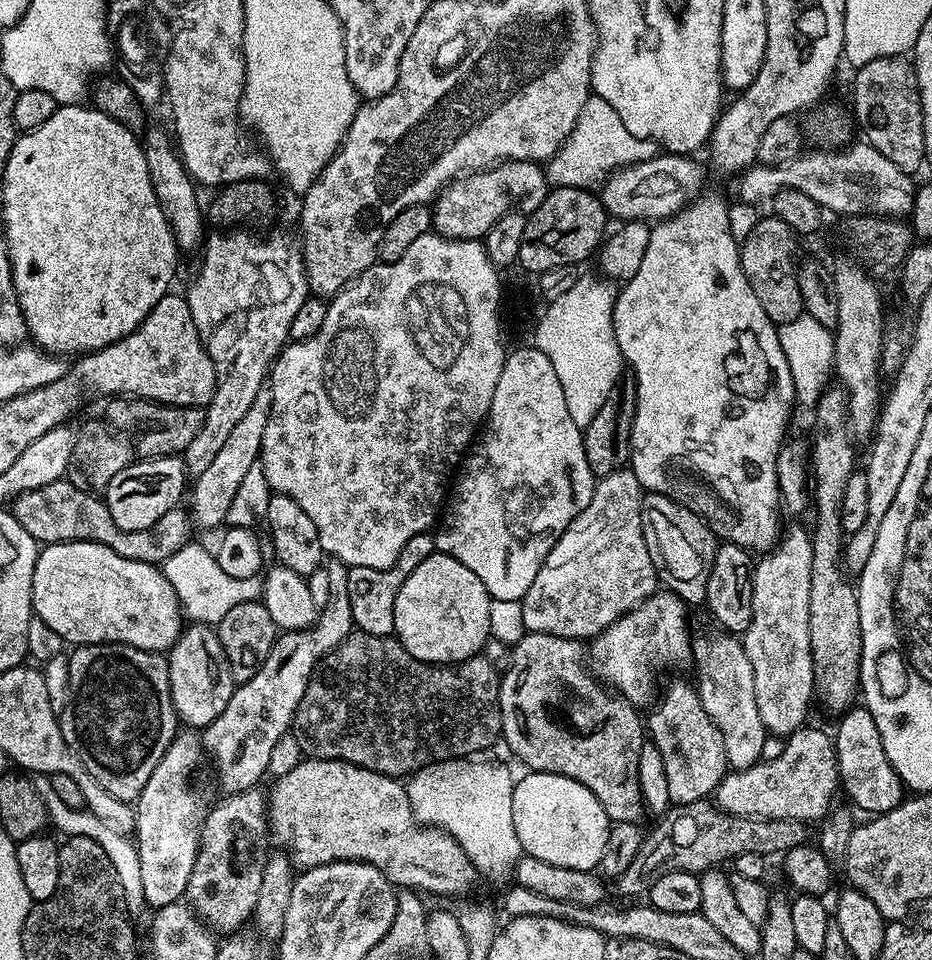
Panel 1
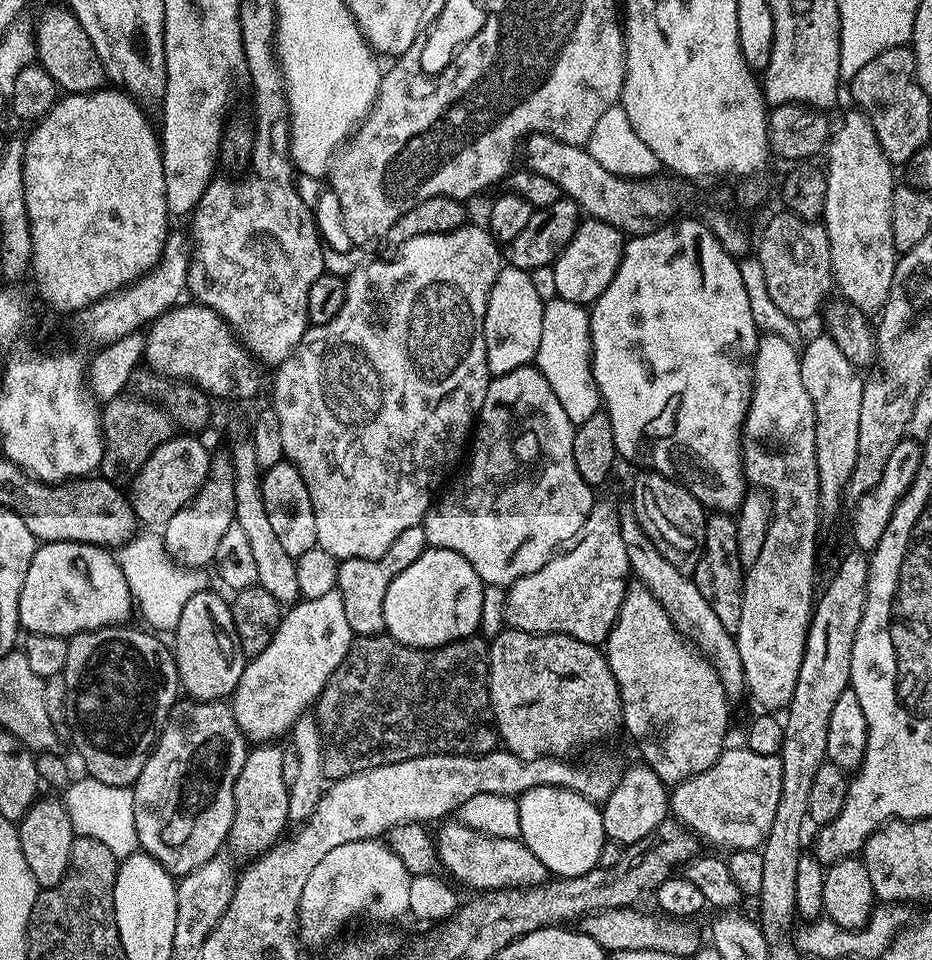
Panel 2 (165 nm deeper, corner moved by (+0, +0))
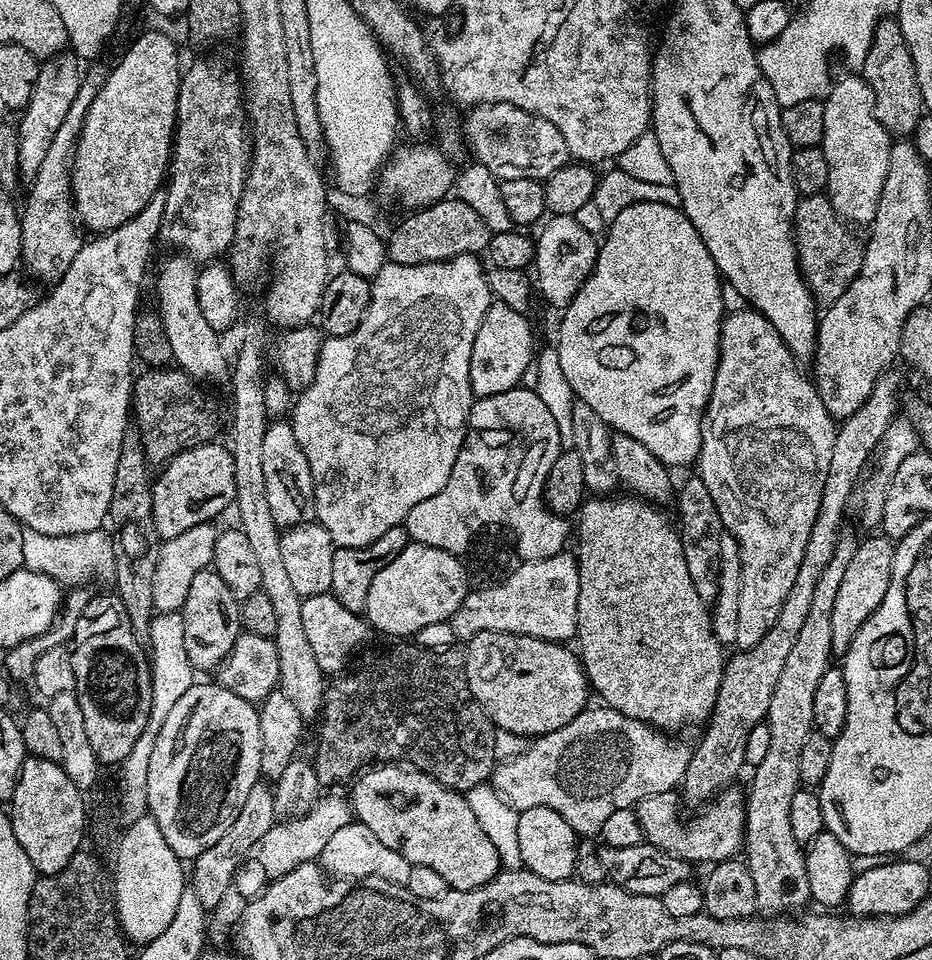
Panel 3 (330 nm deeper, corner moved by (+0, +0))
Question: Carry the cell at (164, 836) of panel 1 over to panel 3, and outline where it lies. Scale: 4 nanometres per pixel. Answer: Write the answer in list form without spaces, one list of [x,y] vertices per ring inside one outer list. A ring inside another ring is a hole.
[[[195,682],[171,707],[151,751],[144,803],[147,815],[158,822],[166,846],[181,861],[195,861],[234,826],[242,802],[261,779],[259,717],[253,701],[238,698],[218,682]]]

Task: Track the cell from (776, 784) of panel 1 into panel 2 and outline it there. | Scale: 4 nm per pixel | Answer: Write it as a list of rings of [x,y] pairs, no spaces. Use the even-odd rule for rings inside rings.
[[[728,746],[710,770],[702,770],[702,774],[694,774],[671,789],[670,812],[697,841],[704,843],[705,840],[716,848],[726,848],[729,853],[759,849],[766,834],[770,834],[781,796],[779,755],[754,754],[754,750],[746,746]]]

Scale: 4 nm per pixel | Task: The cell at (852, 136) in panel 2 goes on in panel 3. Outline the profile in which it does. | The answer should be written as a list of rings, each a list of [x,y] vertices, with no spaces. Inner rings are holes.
[[[863,75],[844,76],[837,79],[824,97],[824,139],[822,147],[826,154],[826,166],[830,166],[826,195],[841,220],[852,224],[871,225],[878,210],[878,198],[882,198],[882,185],[886,183],[886,166],[890,166],[890,150],[893,137],[884,129],[874,114],[874,94],[864,81]]]

